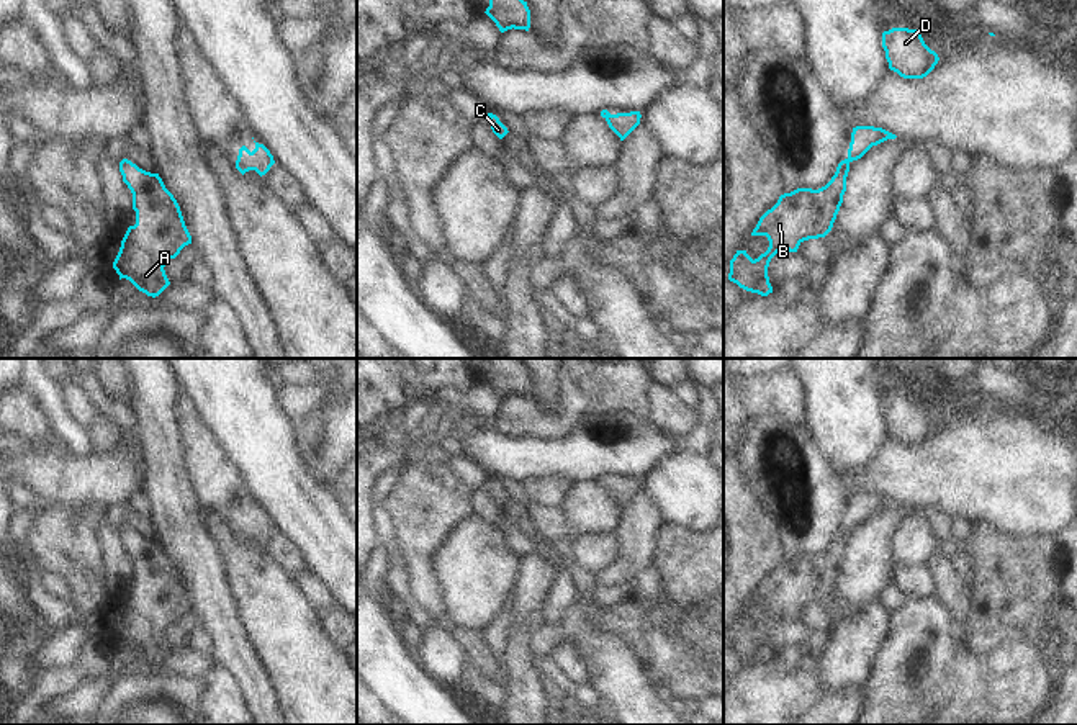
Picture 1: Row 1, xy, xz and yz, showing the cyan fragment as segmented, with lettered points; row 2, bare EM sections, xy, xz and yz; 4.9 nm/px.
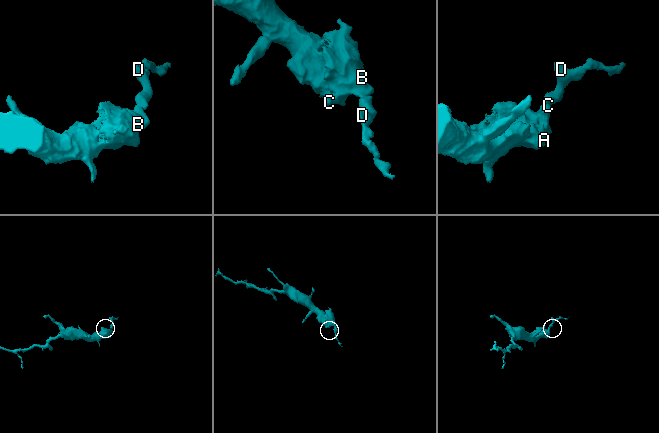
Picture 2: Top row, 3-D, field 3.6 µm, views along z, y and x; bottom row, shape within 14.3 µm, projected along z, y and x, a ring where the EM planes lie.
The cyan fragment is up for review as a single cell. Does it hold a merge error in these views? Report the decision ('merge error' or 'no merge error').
no merge error

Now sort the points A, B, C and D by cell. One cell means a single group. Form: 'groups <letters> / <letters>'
groups A B C D

